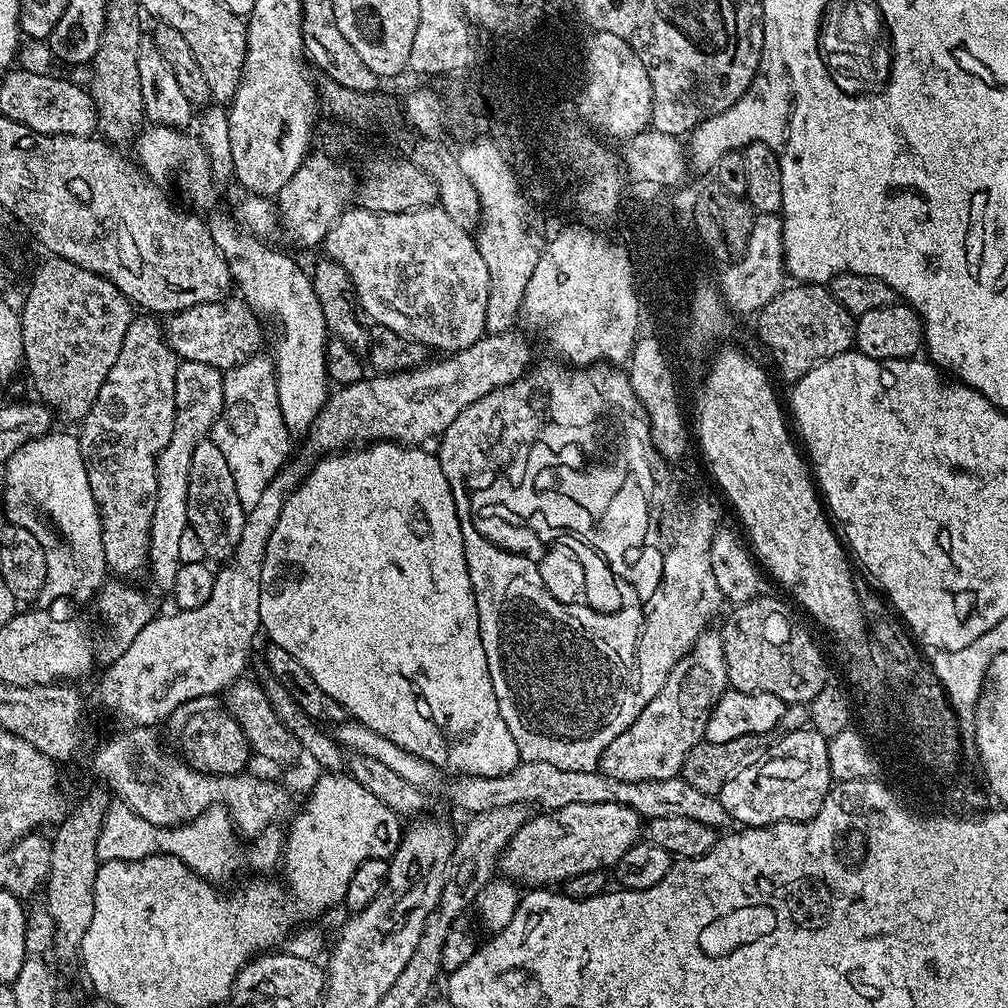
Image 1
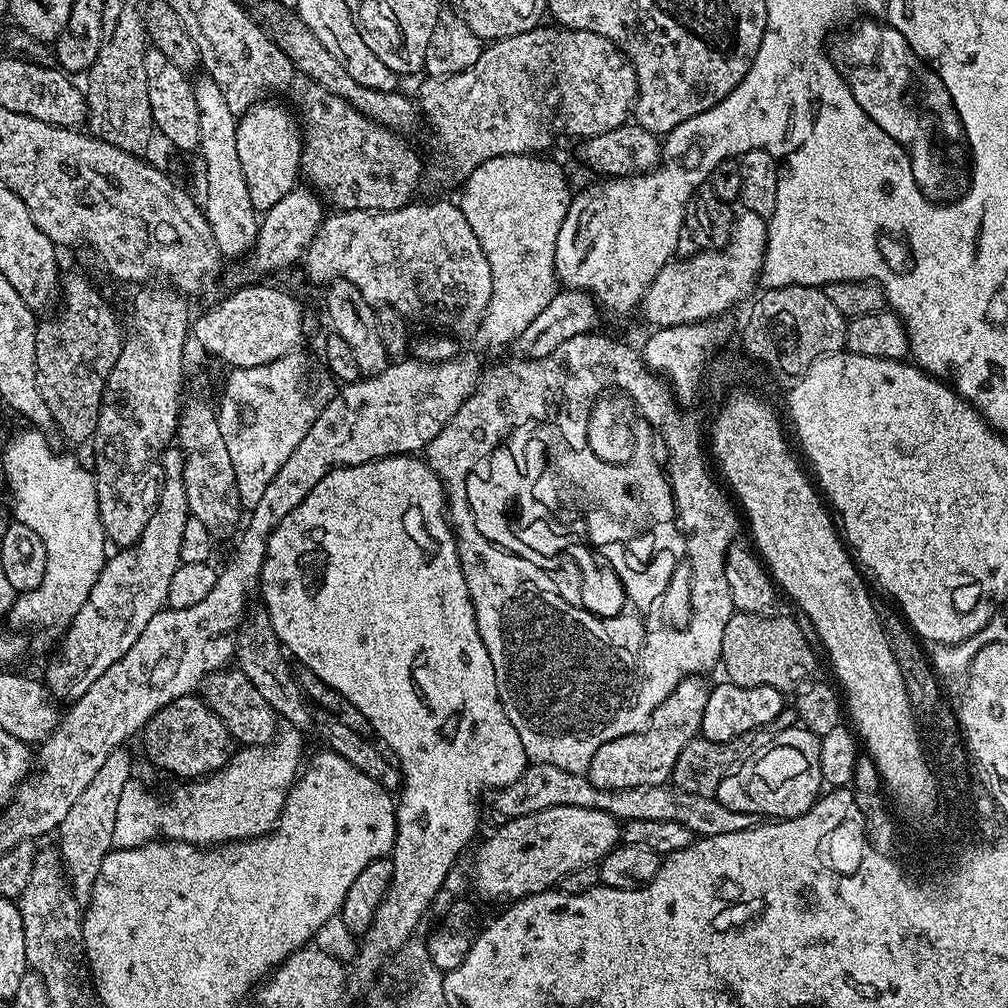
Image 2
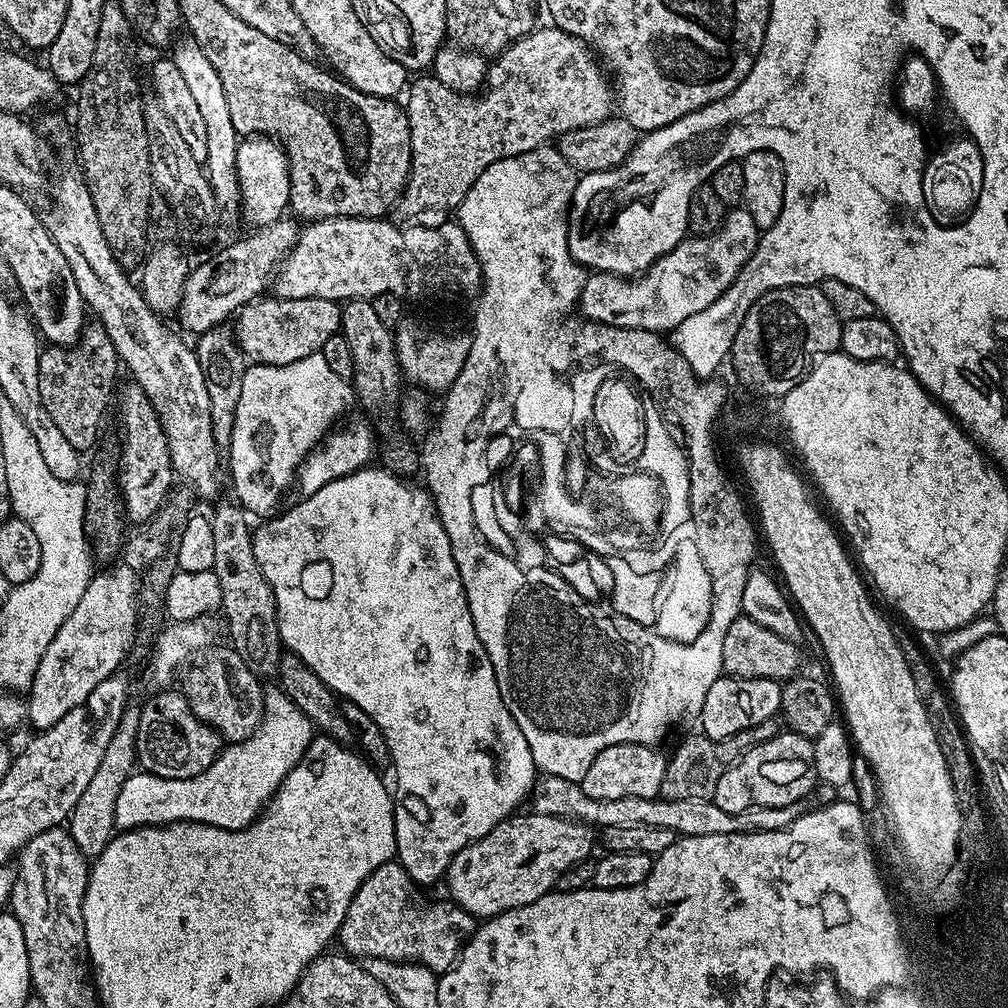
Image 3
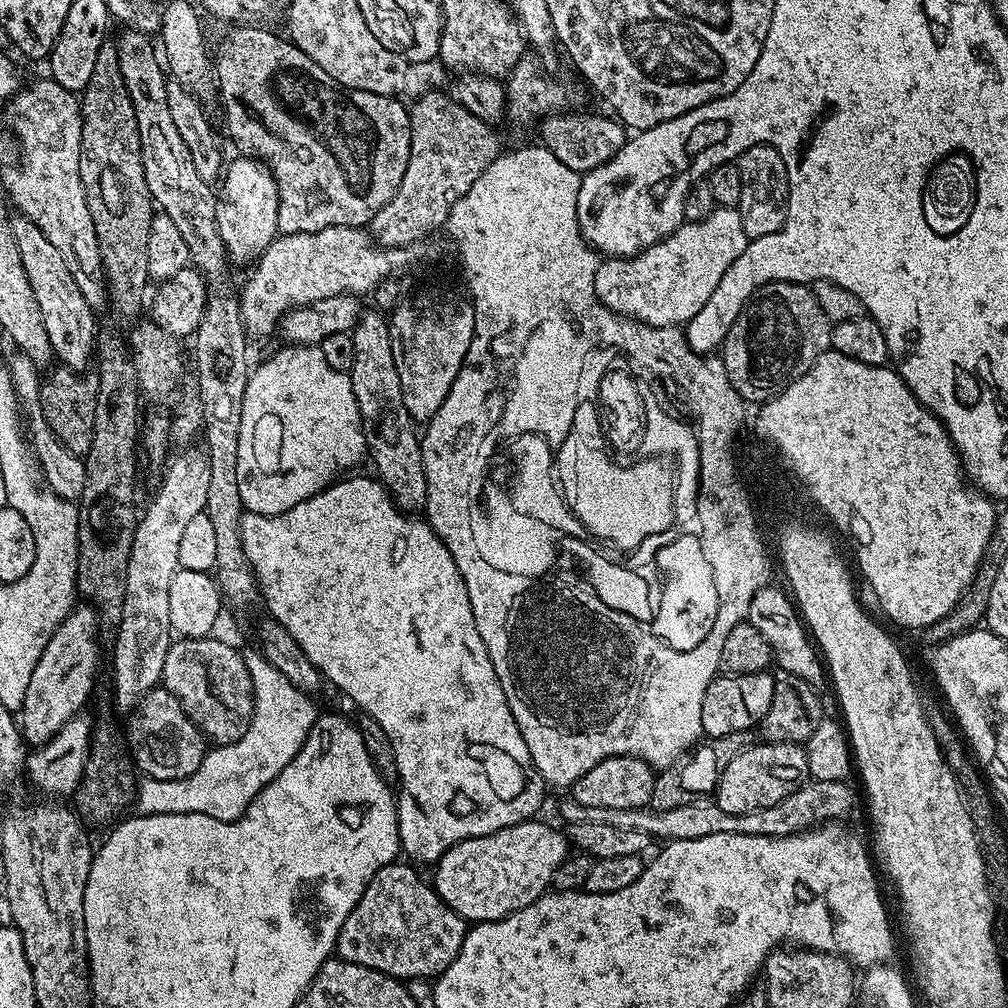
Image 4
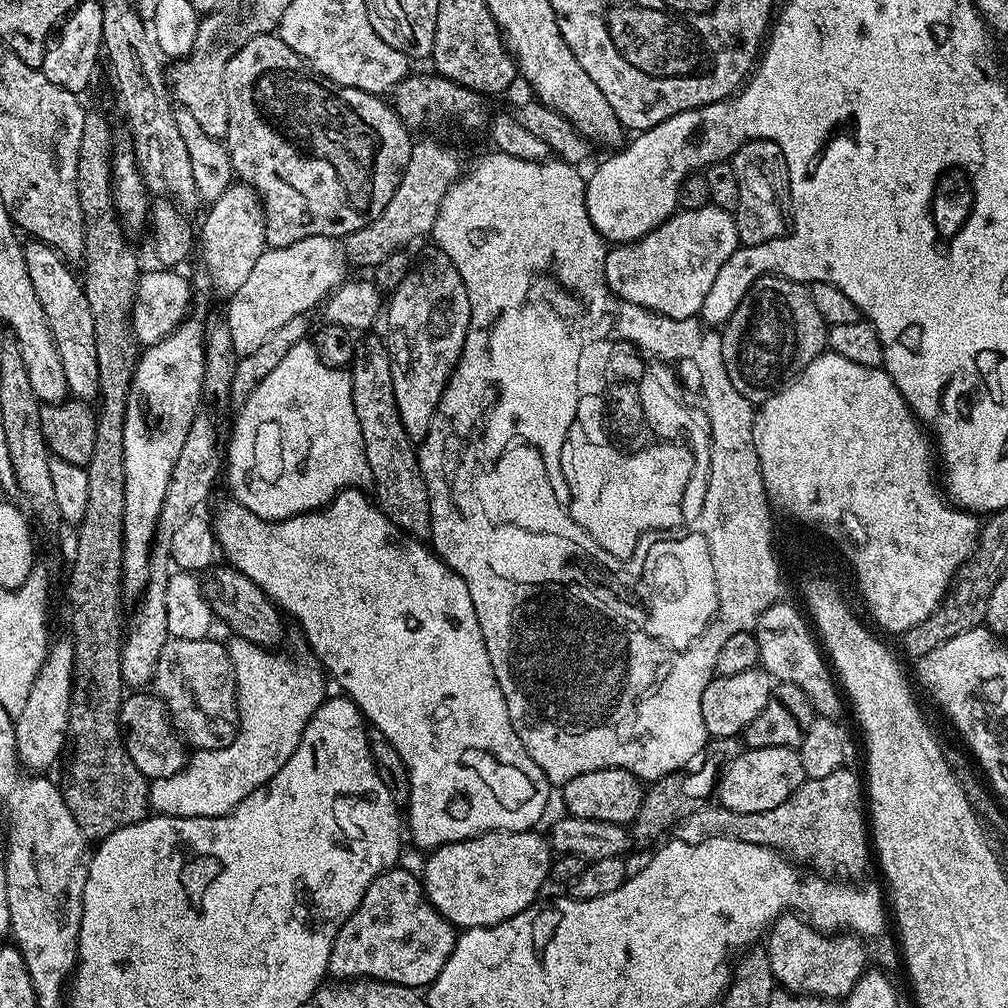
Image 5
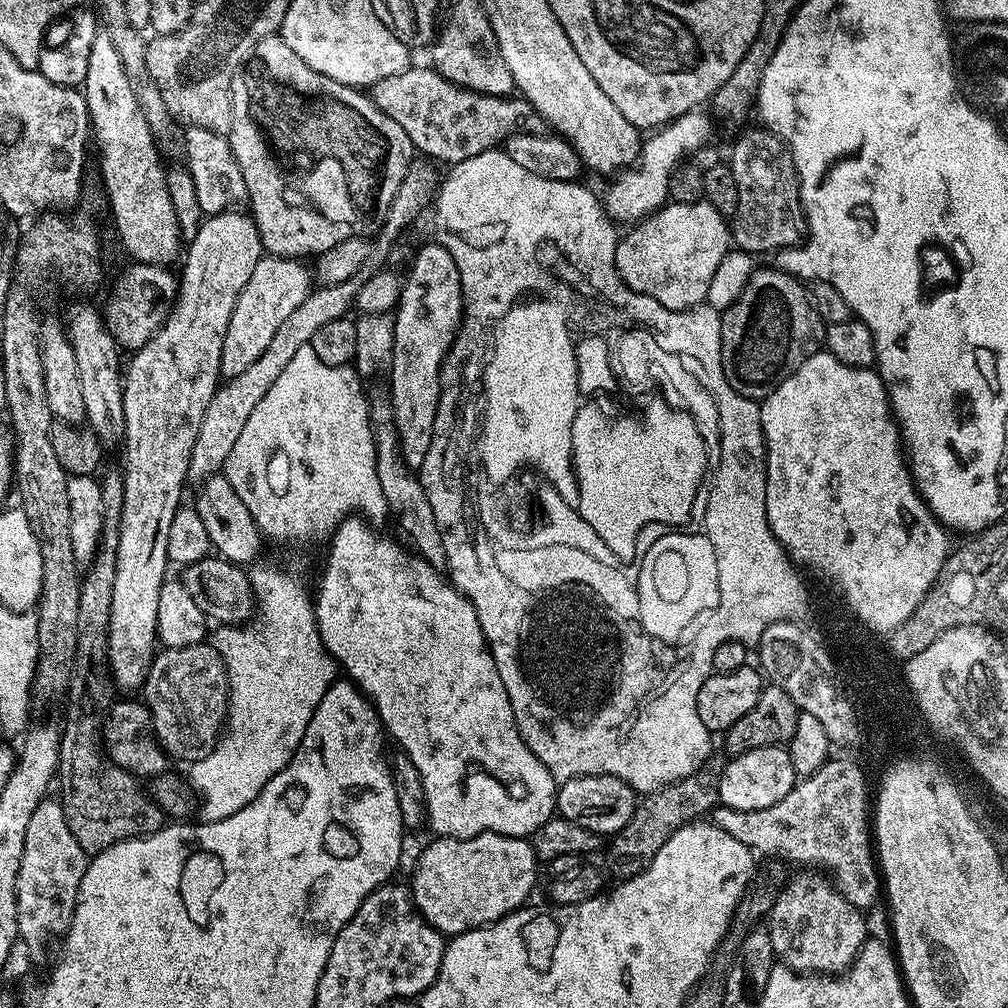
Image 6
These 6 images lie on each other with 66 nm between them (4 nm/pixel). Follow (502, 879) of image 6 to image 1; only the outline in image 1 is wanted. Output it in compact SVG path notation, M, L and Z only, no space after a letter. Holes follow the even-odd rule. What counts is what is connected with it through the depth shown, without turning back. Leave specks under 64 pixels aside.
M586 802L539 814L528 819L500 853L499 871L510 881L556 886L586 870L611 869L642 836L639 814L616 802Z

